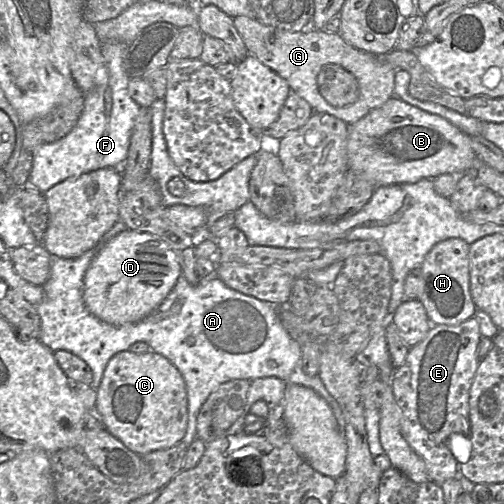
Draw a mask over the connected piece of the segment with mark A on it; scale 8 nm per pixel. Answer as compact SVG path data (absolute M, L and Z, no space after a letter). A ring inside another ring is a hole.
M117 221L94 248L79 257L66 259L51 255L50 277L42 286L44 298L35 306L41 319L39 340L53 352L67 350L84 360L92 370L93 381L90 386L94 389L101 384L104 370L115 354L129 350L135 342L147 343L151 351L165 356L172 362L185 380L188 396L188 426L181 443L189 448L197 438L197 418L200 409L213 391L221 384L234 379L253 381L257 378L273 376L287 381L301 360L301 344L283 327L278 316L280 305L245 295L228 287L219 278L201 279L197 285L191 285L182 274L164 301L141 321L114 326L100 320L90 313L84 303L84 275L105 244L126 229L129 228L122 221Z

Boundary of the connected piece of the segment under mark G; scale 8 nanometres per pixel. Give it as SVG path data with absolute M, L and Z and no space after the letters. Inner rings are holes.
M237 16L233 18L233 23L242 37L248 53L284 78L290 90L306 100L314 112L330 114L349 126L394 96L396 69L385 62L380 62L377 55L356 49L347 43L338 32L330 33L314 29L312 26L299 32L287 31L265 25L256 18L247 16ZM329 63L342 66L356 77L359 85L359 96L353 104L336 108L320 94L317 76L321 68Z

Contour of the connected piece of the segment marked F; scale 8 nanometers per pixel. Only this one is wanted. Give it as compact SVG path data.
M120 41L101 44L109 83L96 85L85 93L84 110L76 127L68 135L35 149L27 181L34 184L40 193L45 194L49 188L70 177L79 177L102 168L120 169L126 161L130 137L140 112L140 106L132 99L128 90L129 77L124 68L128 46L129 44Z

